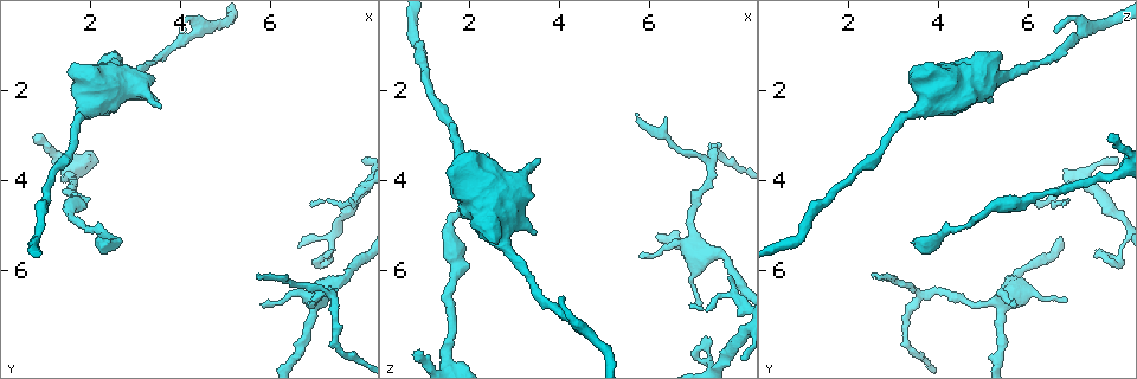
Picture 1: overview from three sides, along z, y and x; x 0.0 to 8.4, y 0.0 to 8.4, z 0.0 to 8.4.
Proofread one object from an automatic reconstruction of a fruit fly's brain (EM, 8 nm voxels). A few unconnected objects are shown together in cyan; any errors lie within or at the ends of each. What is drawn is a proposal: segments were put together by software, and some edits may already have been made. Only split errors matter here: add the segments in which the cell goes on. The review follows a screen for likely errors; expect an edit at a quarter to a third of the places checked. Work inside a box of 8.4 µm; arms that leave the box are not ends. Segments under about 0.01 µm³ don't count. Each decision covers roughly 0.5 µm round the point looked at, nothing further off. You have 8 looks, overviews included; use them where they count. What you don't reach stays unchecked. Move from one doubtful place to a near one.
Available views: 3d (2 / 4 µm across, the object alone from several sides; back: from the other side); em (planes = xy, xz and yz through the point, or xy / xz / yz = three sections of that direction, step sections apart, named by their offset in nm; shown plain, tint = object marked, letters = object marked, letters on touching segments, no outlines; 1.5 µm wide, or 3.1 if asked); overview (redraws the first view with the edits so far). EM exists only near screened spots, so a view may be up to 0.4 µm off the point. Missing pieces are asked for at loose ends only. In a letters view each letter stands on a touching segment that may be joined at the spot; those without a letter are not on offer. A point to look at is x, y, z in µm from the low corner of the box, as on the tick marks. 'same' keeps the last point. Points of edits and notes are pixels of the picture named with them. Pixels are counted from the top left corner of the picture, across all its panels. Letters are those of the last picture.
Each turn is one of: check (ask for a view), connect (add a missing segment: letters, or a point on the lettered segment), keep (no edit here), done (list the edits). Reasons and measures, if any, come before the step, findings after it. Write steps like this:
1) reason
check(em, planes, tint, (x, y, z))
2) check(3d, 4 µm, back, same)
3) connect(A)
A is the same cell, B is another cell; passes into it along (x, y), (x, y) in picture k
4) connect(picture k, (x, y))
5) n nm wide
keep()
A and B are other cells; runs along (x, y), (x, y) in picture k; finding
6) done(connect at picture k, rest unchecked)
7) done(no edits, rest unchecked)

thin end
check(em, xz, step 4, tint, (4.05, 0.80, 6.60))

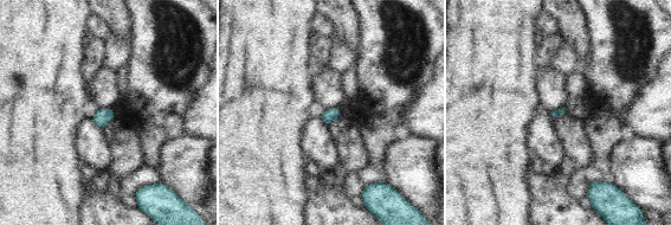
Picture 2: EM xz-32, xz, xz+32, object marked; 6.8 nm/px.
another direction
check(em, planes, letters, same)

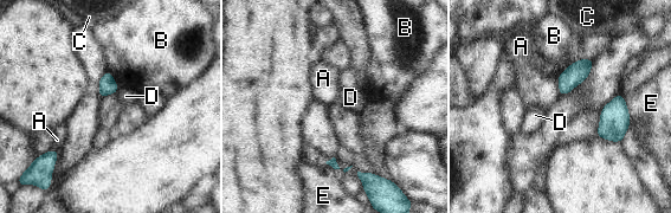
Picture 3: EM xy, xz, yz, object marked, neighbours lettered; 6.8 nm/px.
keep()
A, B, C, D and E are other cells; border along (556, 78), (560, 95) in picture 3; no lettered segment goes on from it

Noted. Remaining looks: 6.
free end
check(3d, 2 µm, (0.95, 3.00, 7.75))

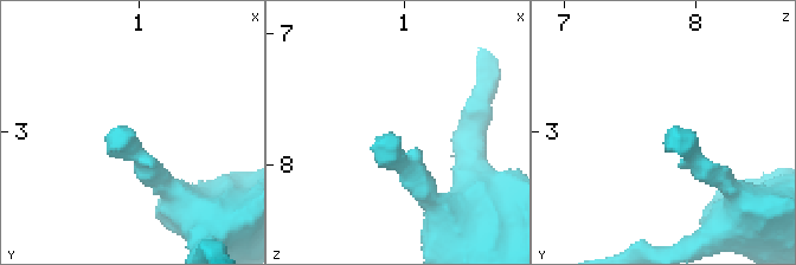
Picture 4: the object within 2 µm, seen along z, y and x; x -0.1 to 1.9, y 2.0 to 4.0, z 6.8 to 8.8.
now the EM
check(em, planes, letters, (0.96, 2.98, 7.80))

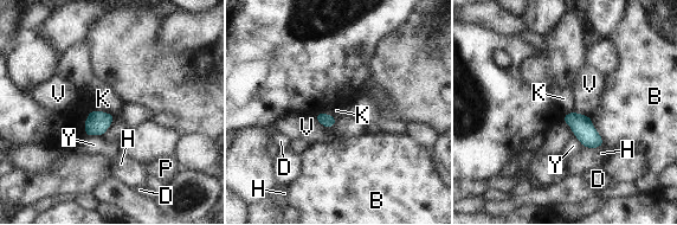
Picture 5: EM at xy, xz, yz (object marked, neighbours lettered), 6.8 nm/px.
keep()
B, D, H, K, P, V and Y are other cells; border along (92, 108), (113, 115) in picture 5; none of them fits

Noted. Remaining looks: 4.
free end
check(em, planes, letters, (5.70, 6.15, 2.55))

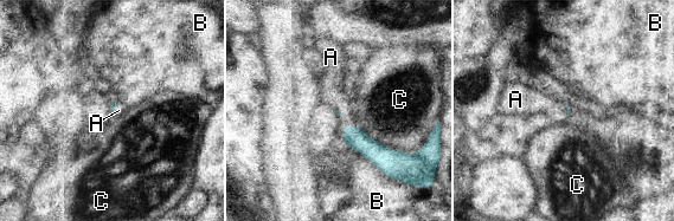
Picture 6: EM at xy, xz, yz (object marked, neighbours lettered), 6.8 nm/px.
connect(A)
A is the same cell, B and C are other cells; passes into it along (354, 137), (350, 127), (338, 92) in picture 6; it goes on there

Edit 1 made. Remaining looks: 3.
redraw
check(overview)

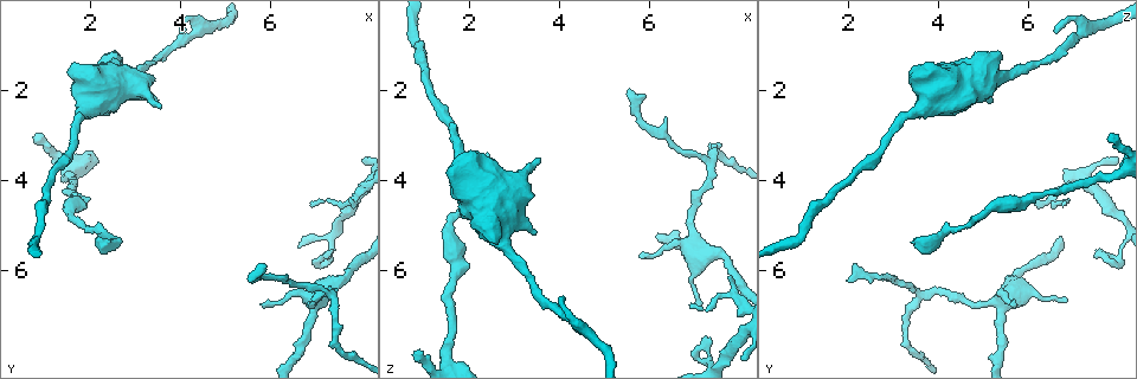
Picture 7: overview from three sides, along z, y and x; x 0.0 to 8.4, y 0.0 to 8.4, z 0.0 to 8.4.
tapers out
check(em, xy, step 8, letters, (7.25, 5.70, 7.45))

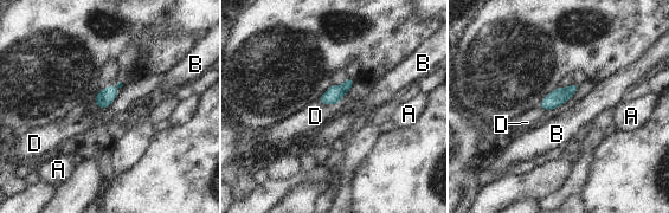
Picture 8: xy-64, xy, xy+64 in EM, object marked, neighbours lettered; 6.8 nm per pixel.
check(em, planes, letters, same)

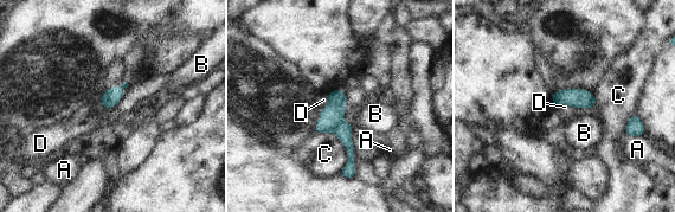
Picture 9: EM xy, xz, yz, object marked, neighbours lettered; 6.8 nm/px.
110 nm wide
keep()
A, B, C and D are other cells; border along (576, 108), (563, 104), (558, 109) in picture 9; no lettered segment goes on from it

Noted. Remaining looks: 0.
done(connect at picture 6, rest unchecked)

